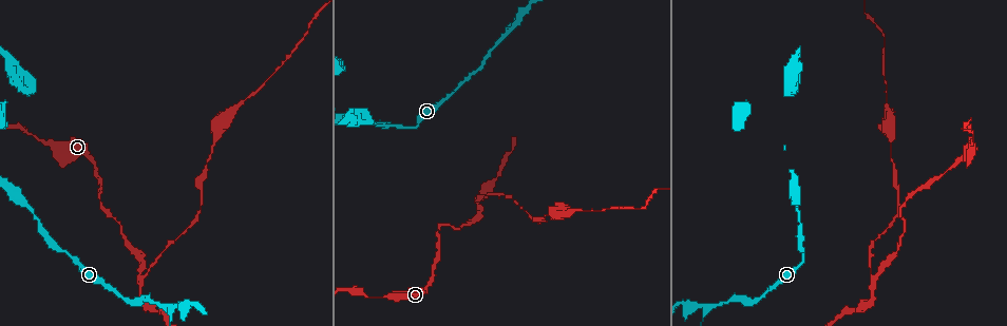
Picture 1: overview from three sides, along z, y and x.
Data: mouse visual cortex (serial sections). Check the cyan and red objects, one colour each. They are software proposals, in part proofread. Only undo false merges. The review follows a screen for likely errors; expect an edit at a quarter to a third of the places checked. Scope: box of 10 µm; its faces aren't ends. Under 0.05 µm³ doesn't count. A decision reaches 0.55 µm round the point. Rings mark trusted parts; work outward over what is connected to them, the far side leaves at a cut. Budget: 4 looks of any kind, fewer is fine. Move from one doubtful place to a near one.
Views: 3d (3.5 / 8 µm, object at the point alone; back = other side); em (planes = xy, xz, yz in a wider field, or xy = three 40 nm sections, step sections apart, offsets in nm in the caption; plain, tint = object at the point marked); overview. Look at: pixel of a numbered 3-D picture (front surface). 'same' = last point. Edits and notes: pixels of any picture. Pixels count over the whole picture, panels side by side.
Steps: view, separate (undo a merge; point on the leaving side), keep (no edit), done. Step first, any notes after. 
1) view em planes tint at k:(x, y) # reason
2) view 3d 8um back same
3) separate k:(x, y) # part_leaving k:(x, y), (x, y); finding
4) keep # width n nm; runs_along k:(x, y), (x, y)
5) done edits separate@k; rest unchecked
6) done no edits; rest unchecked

view 3d 3.5um at 1:(873, 280) # abrupt turn

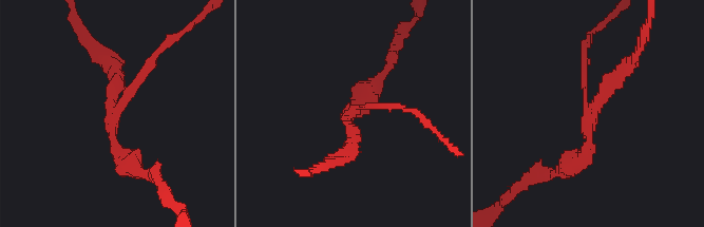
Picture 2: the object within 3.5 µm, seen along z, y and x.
view em planes tint at 2:(353, 109) # arms 3; arm_widths 150, 200, 250 nm; need the tissue

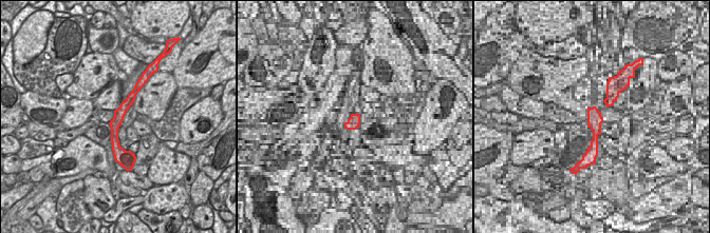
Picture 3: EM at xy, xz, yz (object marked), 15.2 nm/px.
view em xy step 2 tint same # another direction

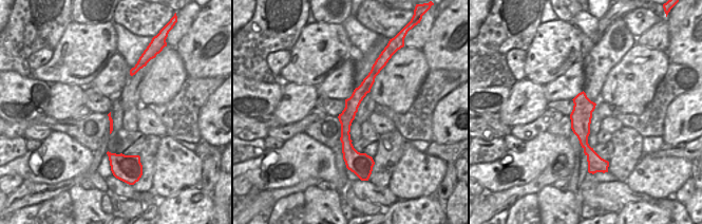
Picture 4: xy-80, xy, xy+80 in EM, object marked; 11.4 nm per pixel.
separate 2:(141, 76) # border 4:(347, 98), (347, 112), (350, 115); two cells meet here

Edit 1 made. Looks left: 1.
view 3d 3.5um at 1:(504, 34) # arms part here

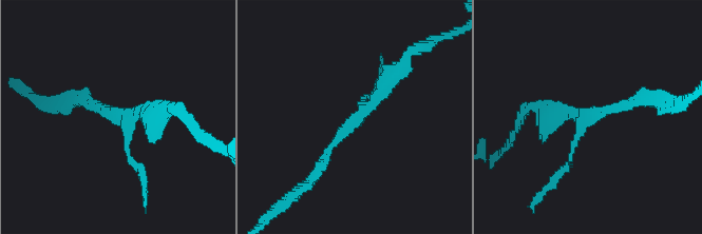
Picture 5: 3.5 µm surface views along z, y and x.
keep # all the same cell

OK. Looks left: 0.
done edits separate@2; rest unchecked

